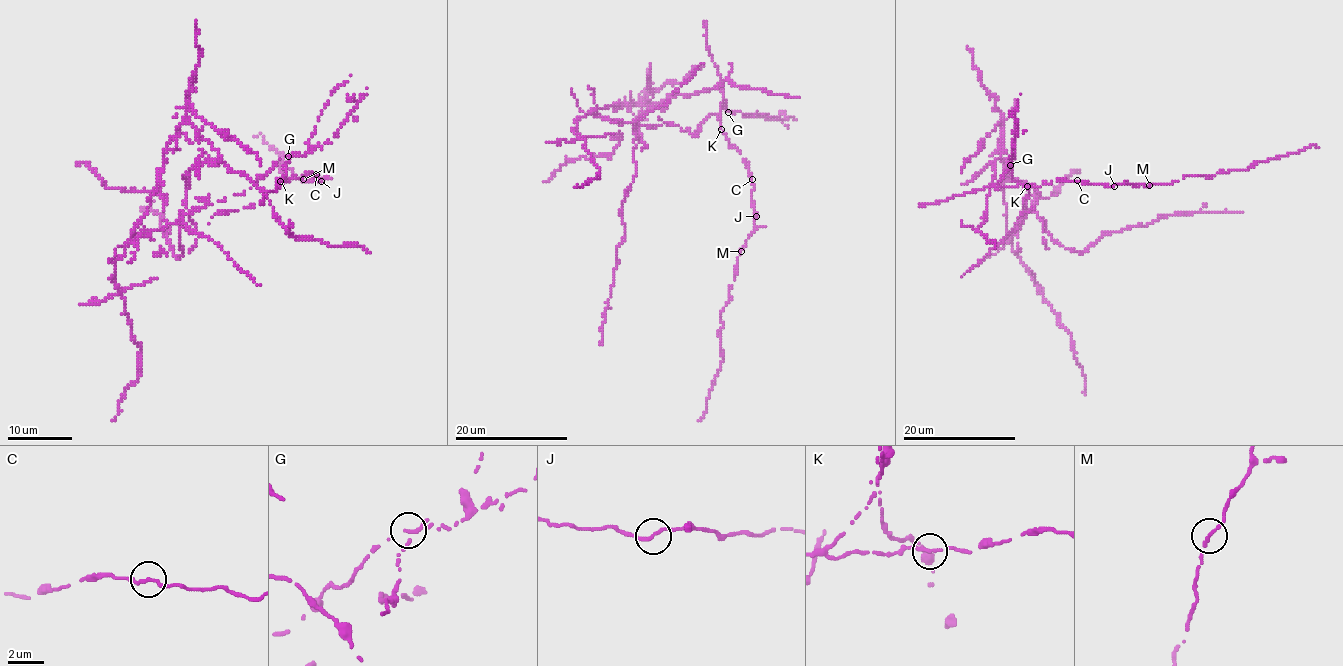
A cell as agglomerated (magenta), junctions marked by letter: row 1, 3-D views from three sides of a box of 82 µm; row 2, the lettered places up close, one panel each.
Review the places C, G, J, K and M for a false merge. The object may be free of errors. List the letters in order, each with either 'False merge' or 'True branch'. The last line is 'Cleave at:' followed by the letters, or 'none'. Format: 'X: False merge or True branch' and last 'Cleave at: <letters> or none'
C: True branch
G: False merge
J: True branch
K: True branch
M: True branch
Cleave at: G

